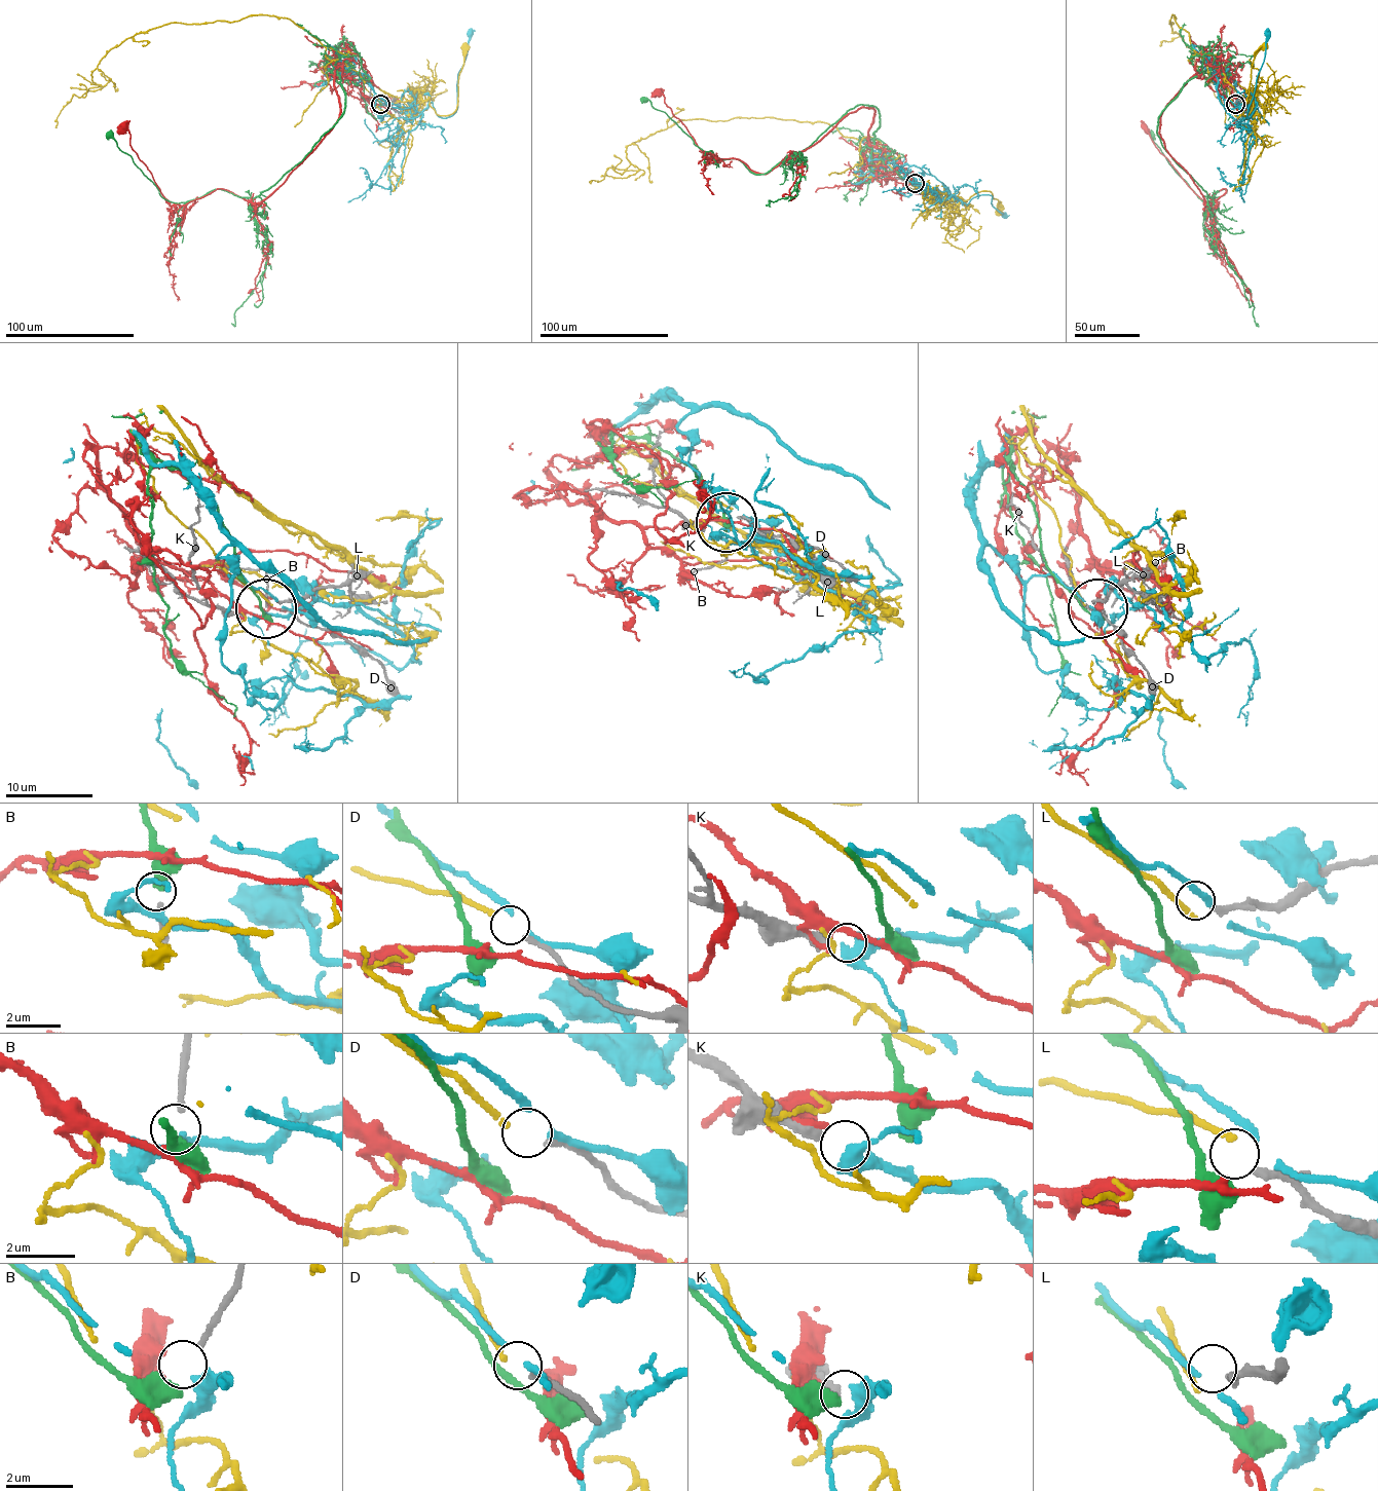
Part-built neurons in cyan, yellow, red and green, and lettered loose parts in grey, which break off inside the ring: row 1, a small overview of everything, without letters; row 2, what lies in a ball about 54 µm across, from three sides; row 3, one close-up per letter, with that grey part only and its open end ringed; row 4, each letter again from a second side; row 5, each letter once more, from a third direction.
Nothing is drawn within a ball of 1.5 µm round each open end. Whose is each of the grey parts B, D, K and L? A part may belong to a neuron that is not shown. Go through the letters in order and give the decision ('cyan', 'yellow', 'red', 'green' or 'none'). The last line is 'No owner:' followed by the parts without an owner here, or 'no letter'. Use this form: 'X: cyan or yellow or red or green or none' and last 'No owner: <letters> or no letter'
B: green
D: yellow
K: cyan
L: none
No owner: L

